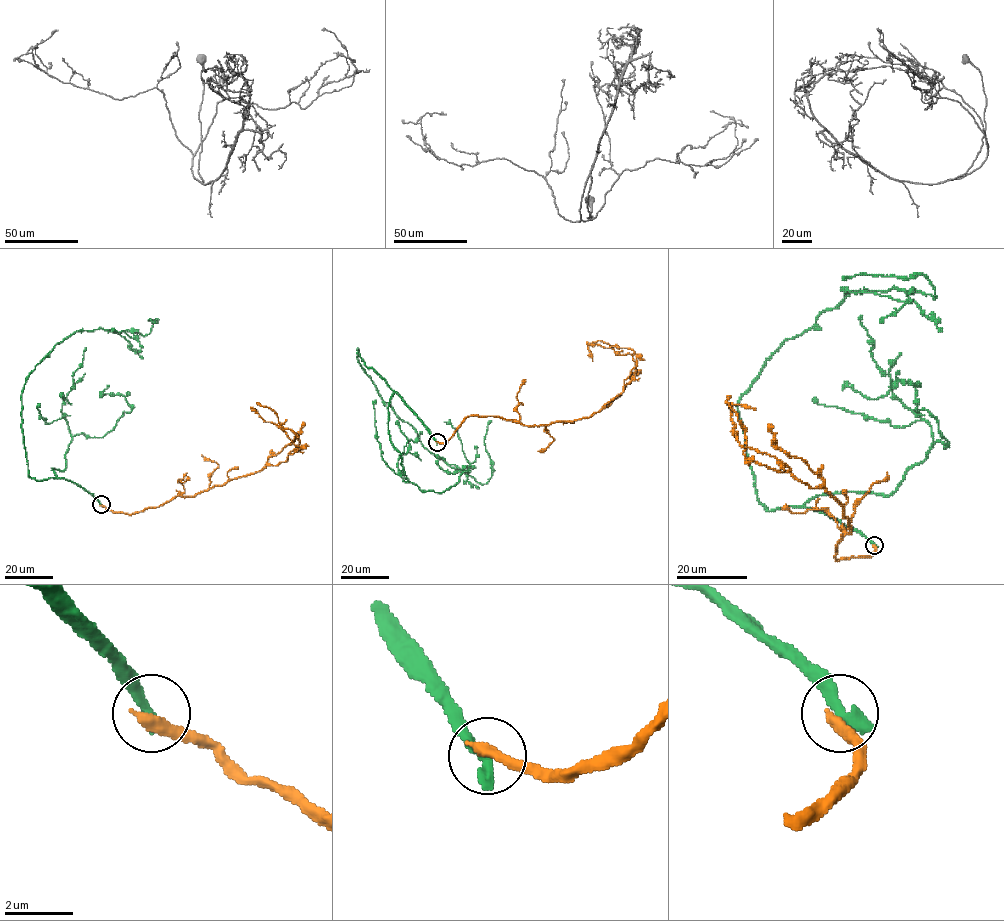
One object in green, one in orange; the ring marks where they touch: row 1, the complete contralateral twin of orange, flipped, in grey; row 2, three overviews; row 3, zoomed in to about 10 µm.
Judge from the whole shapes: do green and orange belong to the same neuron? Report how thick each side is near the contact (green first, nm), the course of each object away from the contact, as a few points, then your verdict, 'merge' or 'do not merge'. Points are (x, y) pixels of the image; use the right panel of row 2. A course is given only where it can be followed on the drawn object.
420/400 nm | green via (874, 545), (819, 511), (767, 511), (737, 405), (785, 341), (851, 292), (935, 296), (922, 274), (842, 279) | orange via (874, 545), (870, 555), (835, 558), (850, 532), (844, 508), (774, 456), (741, 447), (731, 407), (755, 409) | do not merge

